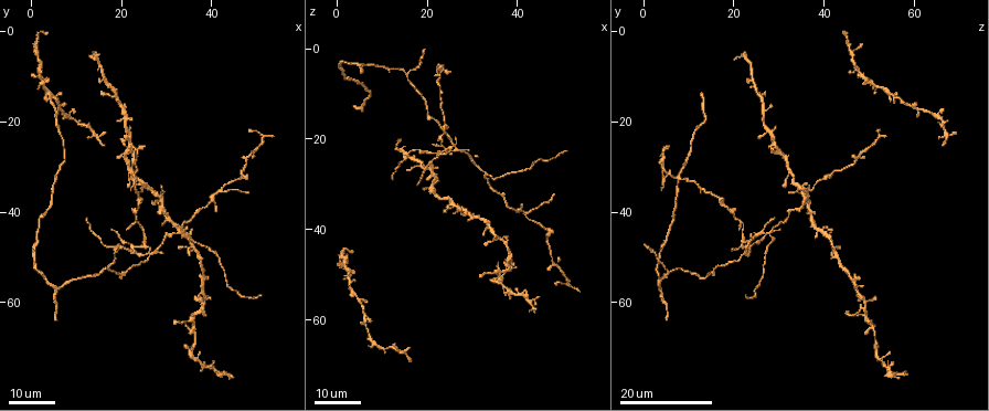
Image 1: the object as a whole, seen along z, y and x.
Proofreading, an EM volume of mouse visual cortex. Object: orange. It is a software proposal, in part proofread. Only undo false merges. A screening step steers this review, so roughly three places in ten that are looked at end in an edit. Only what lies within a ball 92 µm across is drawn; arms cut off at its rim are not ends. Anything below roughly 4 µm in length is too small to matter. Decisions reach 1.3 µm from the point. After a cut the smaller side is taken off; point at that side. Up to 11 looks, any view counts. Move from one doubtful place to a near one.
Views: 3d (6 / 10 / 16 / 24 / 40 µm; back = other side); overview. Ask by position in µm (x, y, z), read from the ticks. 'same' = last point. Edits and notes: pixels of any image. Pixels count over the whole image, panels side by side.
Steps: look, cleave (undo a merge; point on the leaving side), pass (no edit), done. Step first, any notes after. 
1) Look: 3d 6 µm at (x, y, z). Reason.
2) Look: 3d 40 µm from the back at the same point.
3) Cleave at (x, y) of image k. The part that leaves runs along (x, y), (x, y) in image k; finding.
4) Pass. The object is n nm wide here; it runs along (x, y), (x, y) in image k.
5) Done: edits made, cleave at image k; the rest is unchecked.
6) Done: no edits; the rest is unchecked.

Look: 3d 16 µm at (33.5, 45.0, 28.5). Three-way junction.

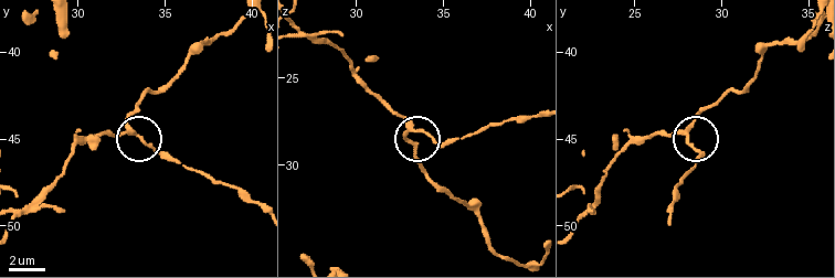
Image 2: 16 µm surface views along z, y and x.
Look: 3d 10 µm at (33.2, 44.7, 27.9).

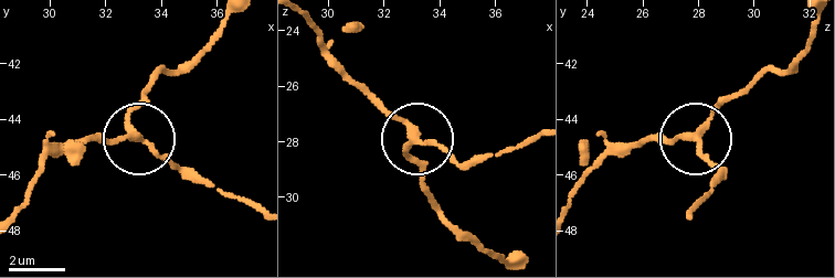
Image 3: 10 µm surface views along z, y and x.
Pass. The side arm is 29 µm long; 3 arms meet here; one cell here.

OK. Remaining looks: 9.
Look: 3d 24 µm at (38.0, 61.0, 49.0). Thin arm on a thick one.

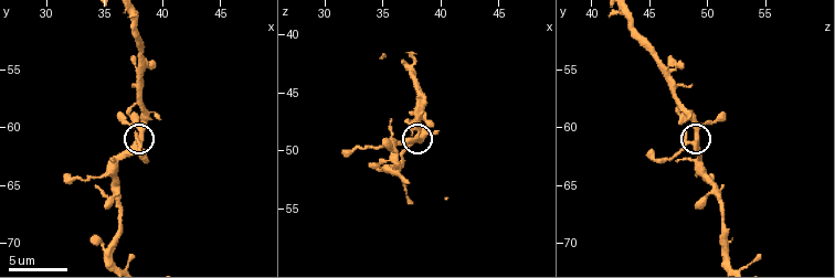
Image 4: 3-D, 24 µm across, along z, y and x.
Look: 3d 6 µm at (38.2, 61.4, 48.4). Zoom in.

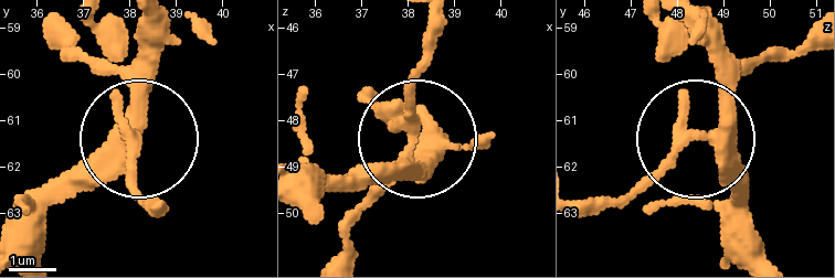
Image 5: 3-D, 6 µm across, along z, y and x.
Cleave at (133, 185) of image 5. The side arm is 5 µm long; 4 arms meet here; a second cell is stuck on.

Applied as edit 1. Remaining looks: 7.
Look: overview.

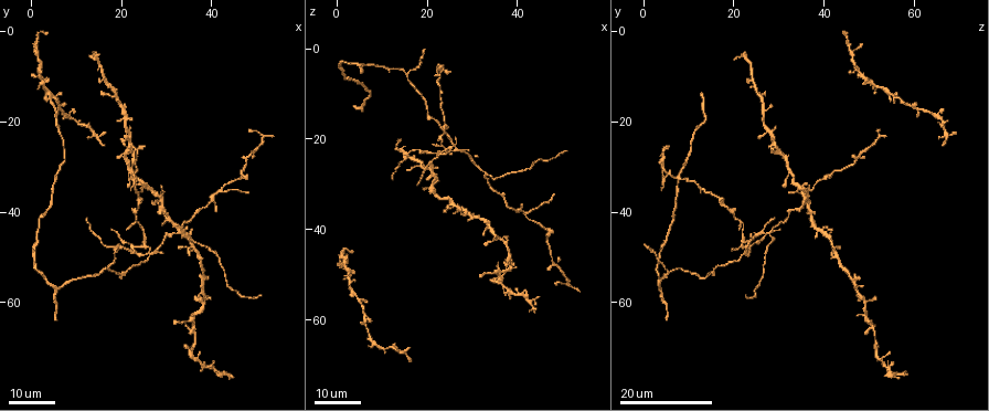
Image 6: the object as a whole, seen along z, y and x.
Look: 3d 24 µm at (42.0, 35.0, 36.5).

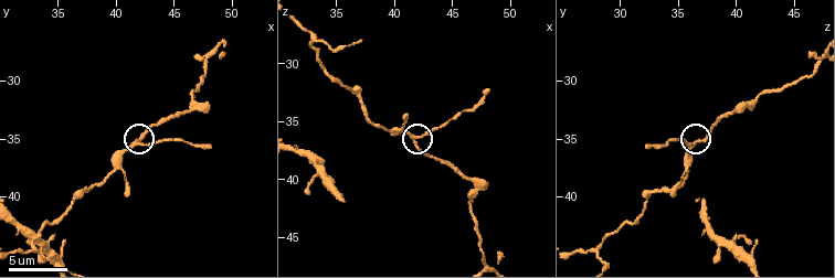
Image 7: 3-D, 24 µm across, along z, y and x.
Look: 3d 6 µm at (41.6, 35.2, 36.6). Closer look.

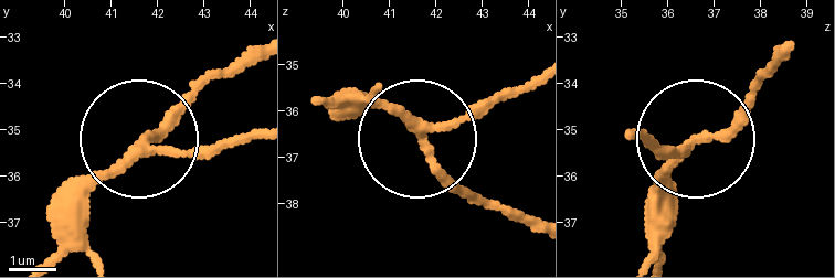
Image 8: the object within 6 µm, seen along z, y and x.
Pass. It runs along (52, 252), (67, 204), (139, 137), (198, 157), (230, 148) in image 8; one cell here.

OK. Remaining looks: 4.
Look: 3d 24 µm at (16.0, 53.5, 5.5).

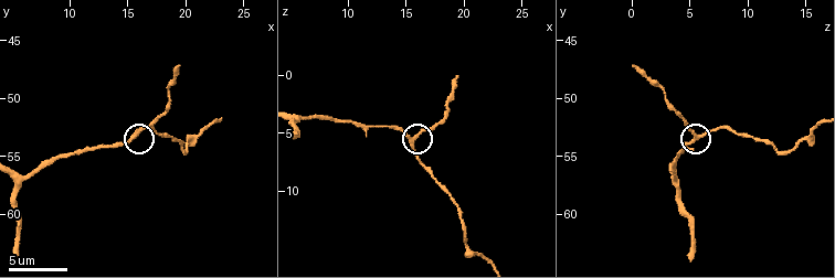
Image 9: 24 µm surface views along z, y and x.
Look: 3d 10 µm at (15.4, 53.4, 5.8). Zoom in.

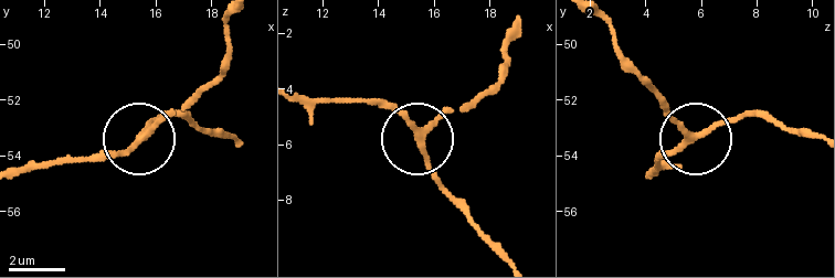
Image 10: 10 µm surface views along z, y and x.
Pass. 3 arms meet here; it runs along (815, 135), (794, 135), (744, 113), (694, 137), (646, 87) in image 10; continuous, no second cell.

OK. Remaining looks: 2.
Look: 3d 16 µm at (27.0, 50.0, 22.0). Small branch off a trunk.

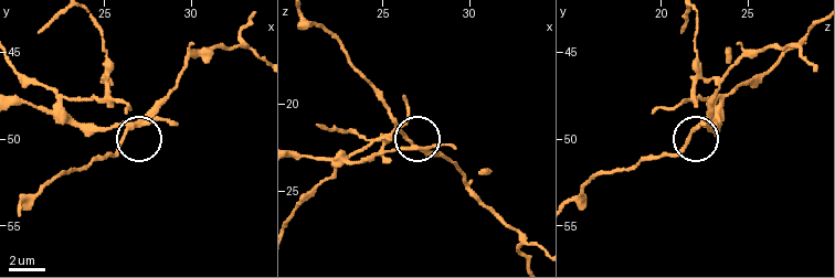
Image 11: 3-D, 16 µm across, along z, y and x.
Look: 3d 10 µm at (26.4, 49.2, 22.2).

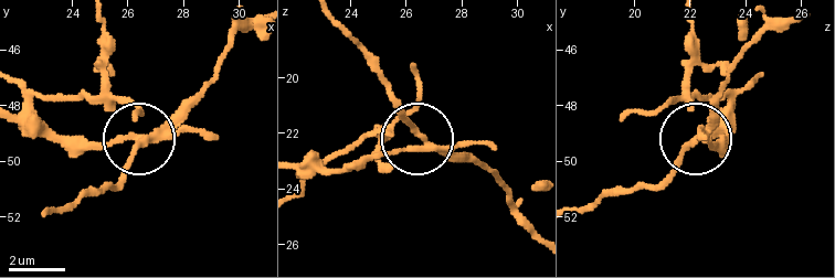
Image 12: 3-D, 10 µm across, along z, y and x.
Cleave at (118, 136) of image 12. The side arm is 44 µm long; 3 arms meet here; a second cell is stuck on.

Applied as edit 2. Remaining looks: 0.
Done: edits made, cleave at image 5, cleave at image 12; the rest is unchecked.

